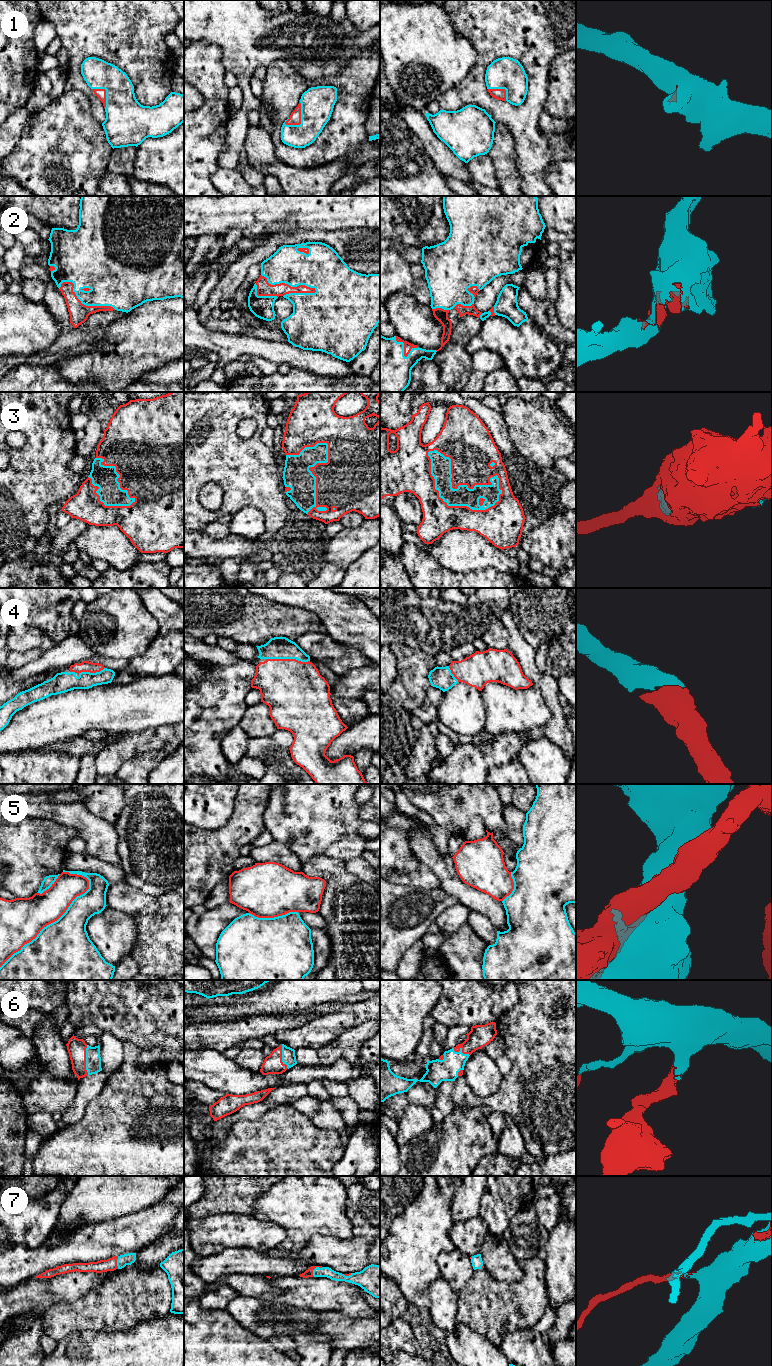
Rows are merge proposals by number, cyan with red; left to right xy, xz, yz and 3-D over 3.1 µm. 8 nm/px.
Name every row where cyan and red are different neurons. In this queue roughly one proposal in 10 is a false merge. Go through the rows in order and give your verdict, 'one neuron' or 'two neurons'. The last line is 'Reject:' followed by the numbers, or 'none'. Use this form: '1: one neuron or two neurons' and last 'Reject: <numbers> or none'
1: one neuron
2: one neuron
3: one neuron
4: one neuron
5: two neurons
6: one neuron
7: one neuron
Reject: 5

